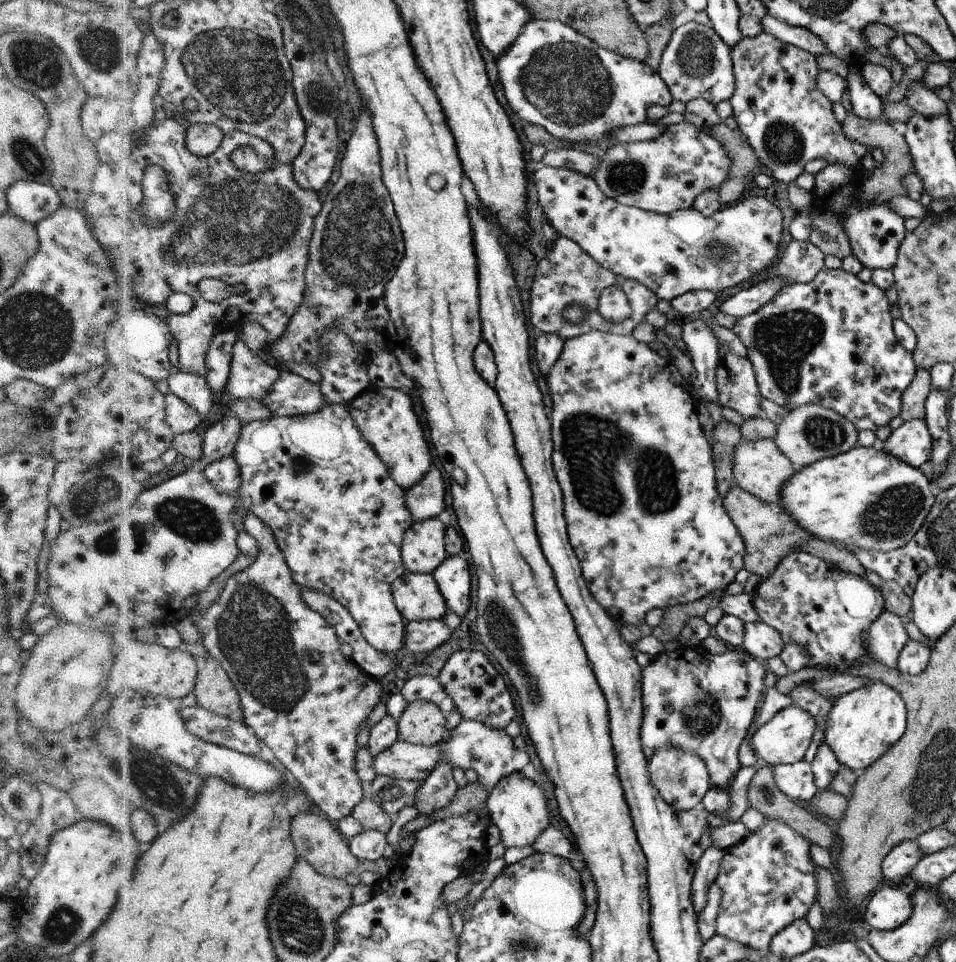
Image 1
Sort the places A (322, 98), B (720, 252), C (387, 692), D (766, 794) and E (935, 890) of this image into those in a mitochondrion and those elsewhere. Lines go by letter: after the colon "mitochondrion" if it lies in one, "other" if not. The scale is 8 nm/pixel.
A: mitochondrion
B: mitochondrion
C: other
D: mitochondrion
E: other

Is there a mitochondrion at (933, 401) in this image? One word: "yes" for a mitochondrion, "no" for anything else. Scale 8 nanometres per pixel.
no

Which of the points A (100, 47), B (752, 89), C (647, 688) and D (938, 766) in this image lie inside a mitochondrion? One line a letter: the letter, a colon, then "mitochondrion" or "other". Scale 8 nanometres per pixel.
A: mitochondrion
B: other
C: other
D: mitochondrion

